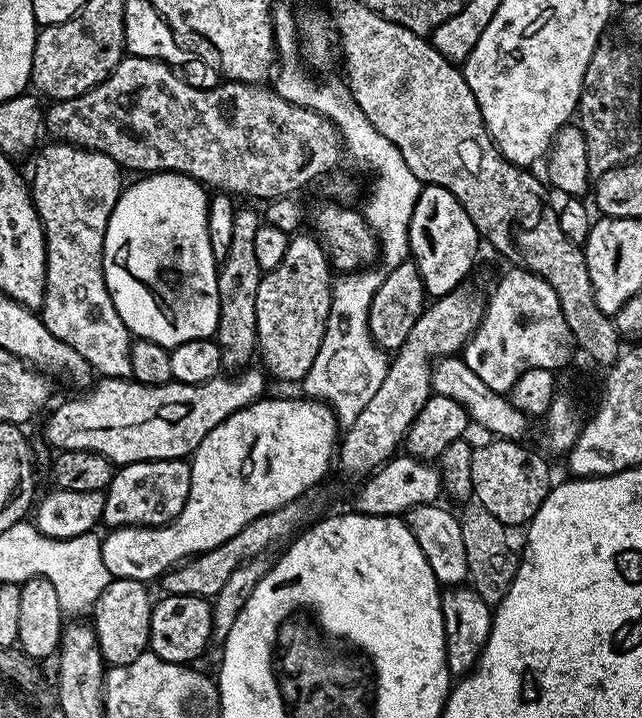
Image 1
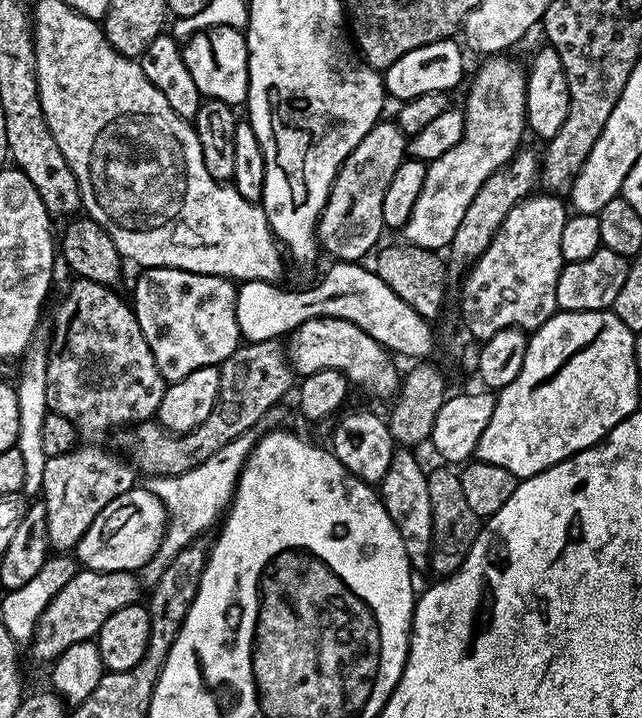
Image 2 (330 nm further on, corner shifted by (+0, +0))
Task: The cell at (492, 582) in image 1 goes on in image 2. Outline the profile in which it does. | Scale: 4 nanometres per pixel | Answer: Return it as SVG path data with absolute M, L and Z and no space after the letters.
M440 466L444 468L436 468L431 469L428 472L428 485L430 486L430 506L432 507L432 550L430 553L430 568L431 571L437 572L437 577L443 578L446 576L452 575L452 573L458 571L458 569L462 566L462 562L466 557L470 554L470 546L474 546L474 542L478 538L478 534L480 533L482 527L482 517L478 514L474 514L474 510L470 510L470 505L466 503L466 498L462 495L462 482L460 481L459 475L451 467L448 466Z

